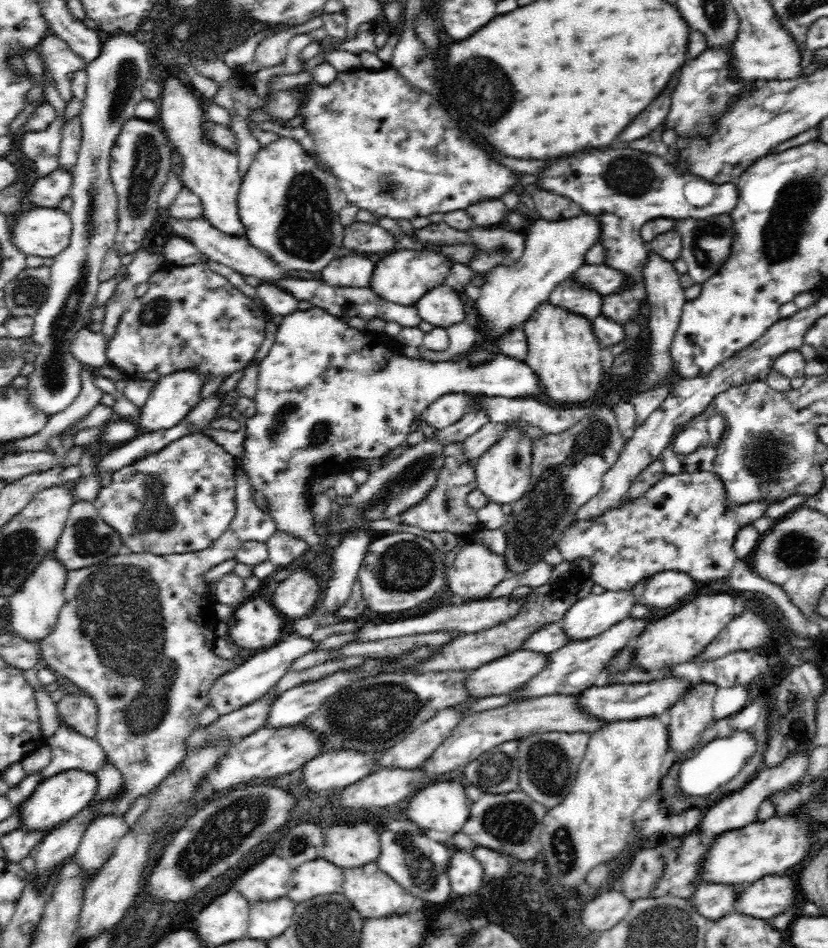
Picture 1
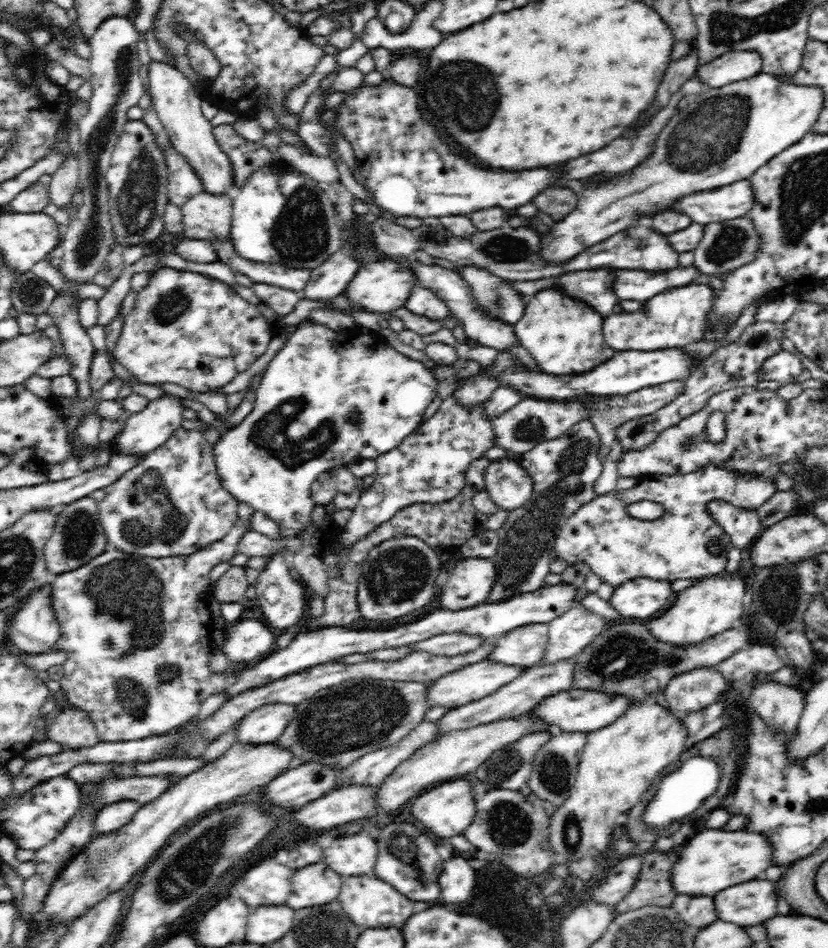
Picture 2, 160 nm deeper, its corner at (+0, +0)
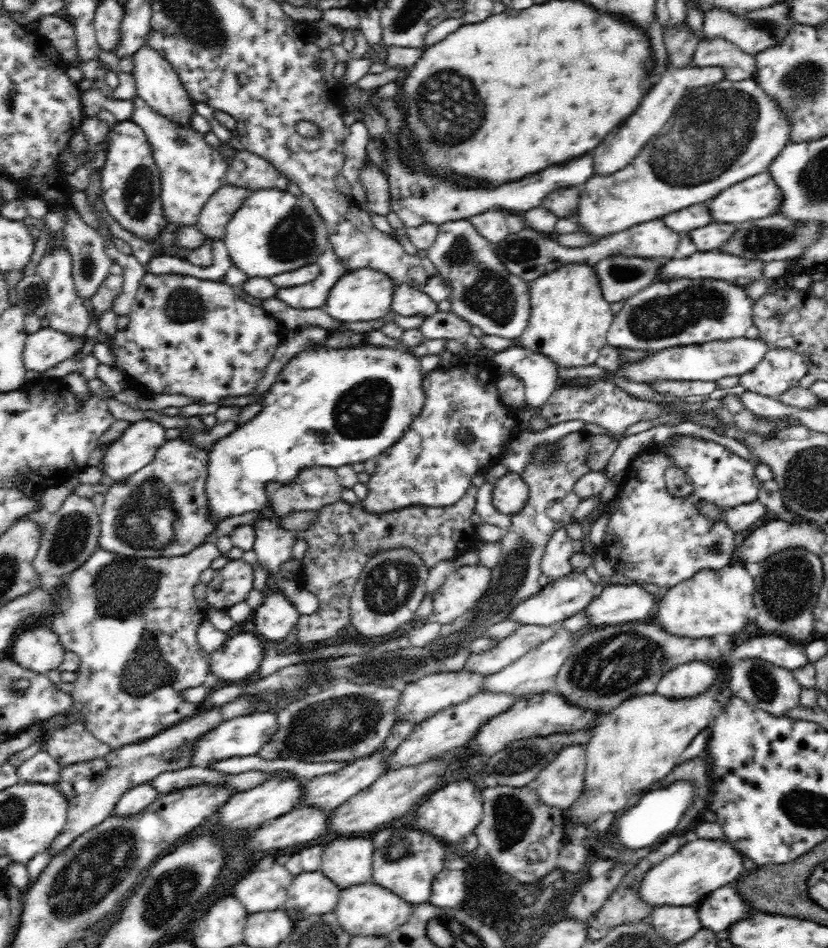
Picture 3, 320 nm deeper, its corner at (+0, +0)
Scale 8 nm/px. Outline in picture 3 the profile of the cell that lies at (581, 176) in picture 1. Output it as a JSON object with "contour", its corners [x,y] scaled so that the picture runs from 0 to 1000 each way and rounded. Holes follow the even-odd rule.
{"contour":[[[926,179],[880,196],[855,214],[864,234],[893,235],[914,233],[917,230],[943,226],[946,203],[943,203],[940,193]]]}

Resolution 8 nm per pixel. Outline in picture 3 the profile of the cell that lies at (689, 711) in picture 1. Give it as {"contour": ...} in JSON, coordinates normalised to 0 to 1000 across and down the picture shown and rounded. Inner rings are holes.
{"contour":[[[833,696],[807,707],[795,719],[792,731],[807,736],[833,736],[850,730],[865,717],[865,713],[855,700]]]}

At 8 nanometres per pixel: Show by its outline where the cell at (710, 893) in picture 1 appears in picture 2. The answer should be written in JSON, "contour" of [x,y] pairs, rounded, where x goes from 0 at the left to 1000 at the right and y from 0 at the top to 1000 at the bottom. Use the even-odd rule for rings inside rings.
{"contour":[[[816,944],[808,956],[818,962],[818,968],[826,977],[845,981],[866,970],[860,947],[855,944]]]}

